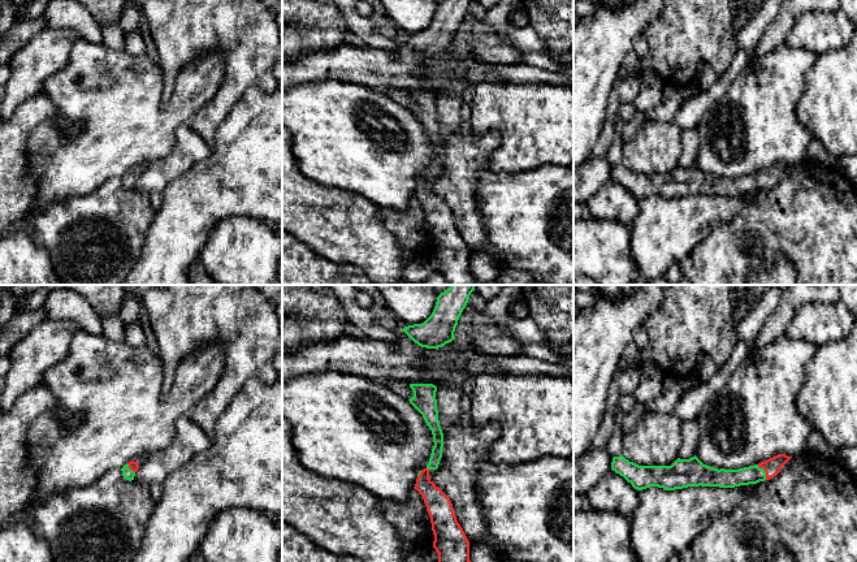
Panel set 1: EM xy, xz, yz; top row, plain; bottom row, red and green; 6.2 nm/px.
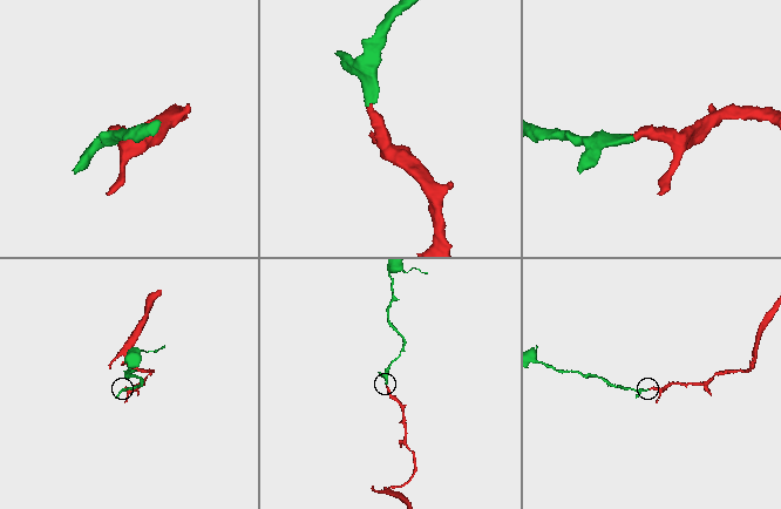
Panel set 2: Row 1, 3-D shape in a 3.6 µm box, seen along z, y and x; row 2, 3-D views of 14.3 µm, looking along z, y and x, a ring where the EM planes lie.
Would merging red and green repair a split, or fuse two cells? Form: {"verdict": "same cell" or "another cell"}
{"verdict": "same cell"}

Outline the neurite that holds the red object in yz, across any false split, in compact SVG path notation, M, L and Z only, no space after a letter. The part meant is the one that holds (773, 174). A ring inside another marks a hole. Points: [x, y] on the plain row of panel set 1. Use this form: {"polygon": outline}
{"polygon": "M778 163L754 174L739 178L718 178L704 173L696 164L689 168L678 167L671 174L639 174L619 164L613 167L611 178L623 185L637 199L650 195L666 199L700 194L735 196L772 187L791 167L785 163Z"}

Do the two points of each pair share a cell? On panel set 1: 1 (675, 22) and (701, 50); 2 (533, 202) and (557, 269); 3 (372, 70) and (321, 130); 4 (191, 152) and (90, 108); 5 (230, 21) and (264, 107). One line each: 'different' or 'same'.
1: same
2: same
3: different
4: different
5: different

